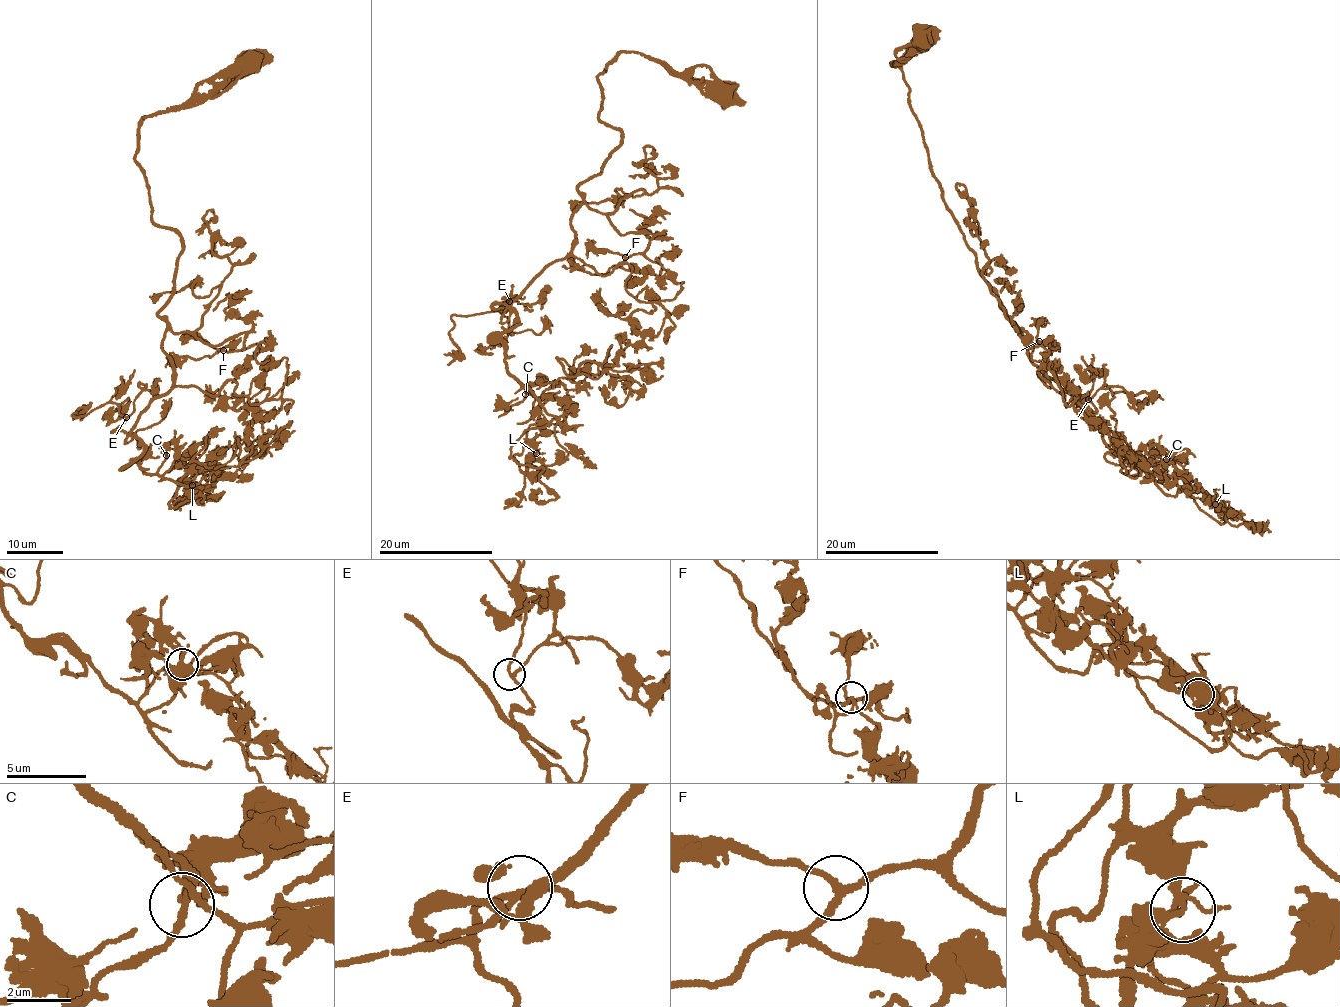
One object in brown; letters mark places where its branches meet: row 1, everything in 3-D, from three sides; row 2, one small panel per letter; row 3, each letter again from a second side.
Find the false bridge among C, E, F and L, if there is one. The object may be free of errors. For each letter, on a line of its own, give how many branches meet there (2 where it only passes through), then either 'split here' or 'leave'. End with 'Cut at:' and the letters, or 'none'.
C: branches 3; leave
E: branches 3; leave
F: branches 3; leave
L: branches 4; split here
Cut at: L

